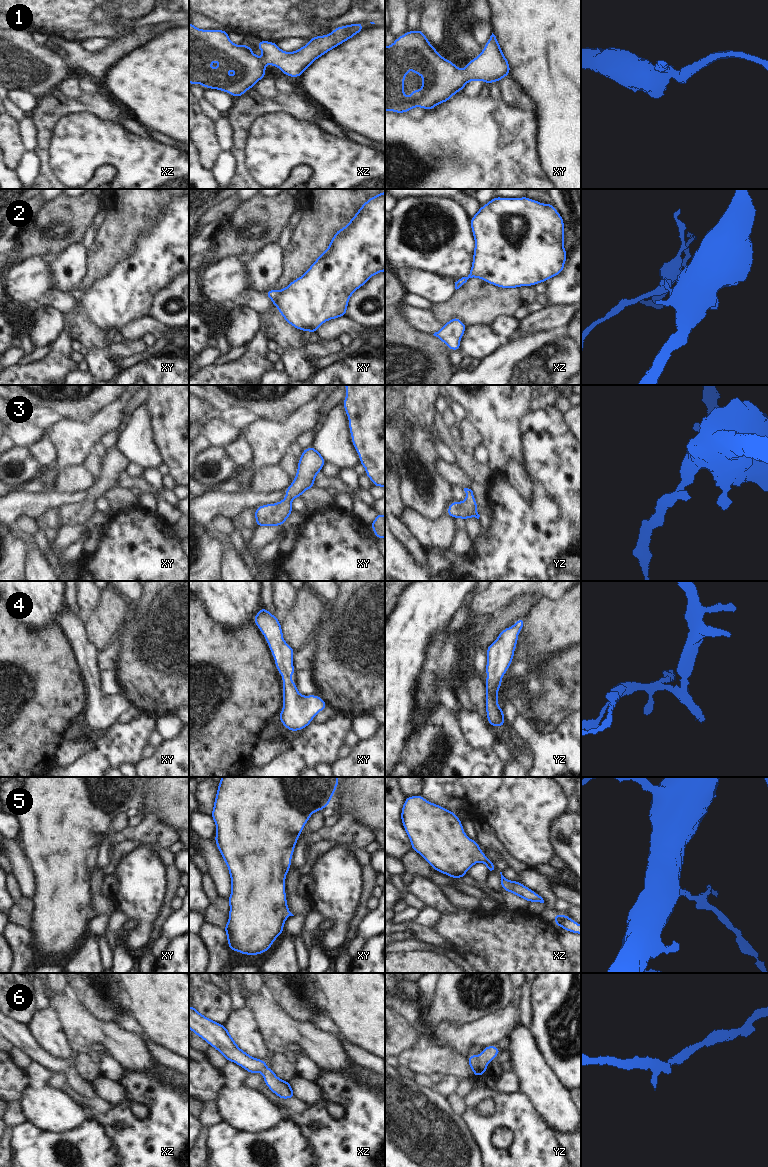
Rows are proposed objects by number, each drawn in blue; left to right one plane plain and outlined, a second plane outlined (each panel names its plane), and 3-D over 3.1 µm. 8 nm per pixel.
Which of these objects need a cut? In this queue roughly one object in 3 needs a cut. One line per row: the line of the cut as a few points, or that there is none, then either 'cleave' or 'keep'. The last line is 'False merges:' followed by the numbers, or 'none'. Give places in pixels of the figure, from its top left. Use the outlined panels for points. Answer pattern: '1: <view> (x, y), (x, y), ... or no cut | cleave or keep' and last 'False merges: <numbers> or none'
1: no cut | keep
2: no cut | keep
3: no cut | keep
4: no cut | keep
5: no cut | keep
6: no cut | keep
False merges: none

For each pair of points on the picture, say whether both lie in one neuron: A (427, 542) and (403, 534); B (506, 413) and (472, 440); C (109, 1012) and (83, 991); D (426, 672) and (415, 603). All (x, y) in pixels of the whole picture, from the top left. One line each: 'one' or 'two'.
A: two
B: two
C: one
D: one

